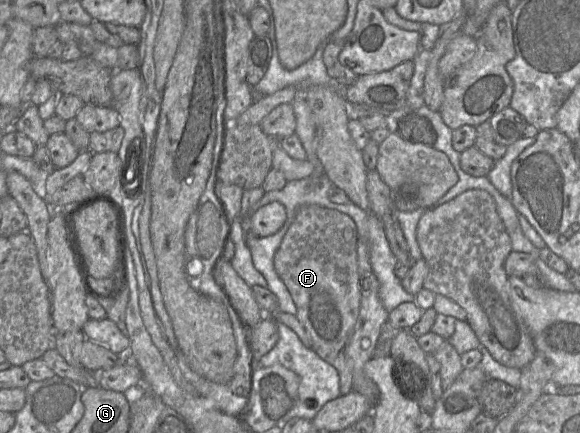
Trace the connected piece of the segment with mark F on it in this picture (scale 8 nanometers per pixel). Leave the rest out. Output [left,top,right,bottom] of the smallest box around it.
[274,205,361,395]

